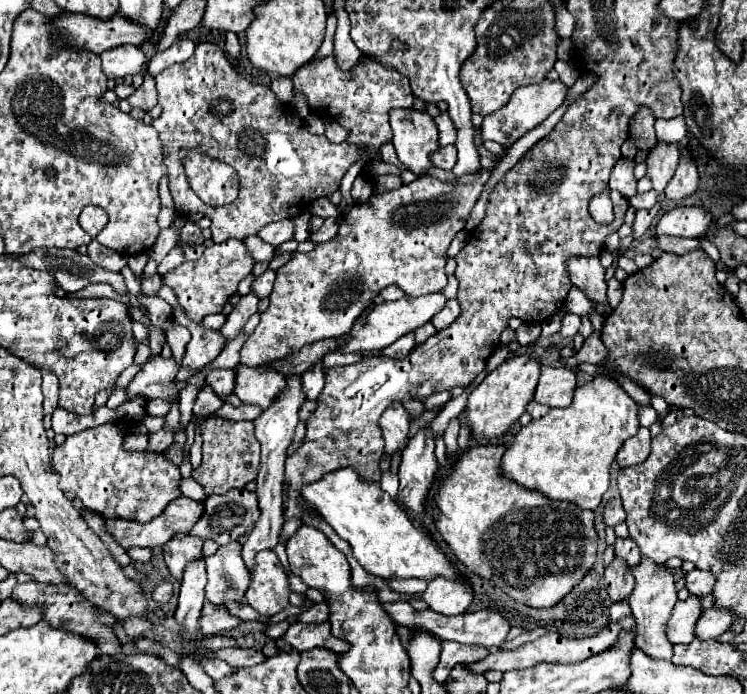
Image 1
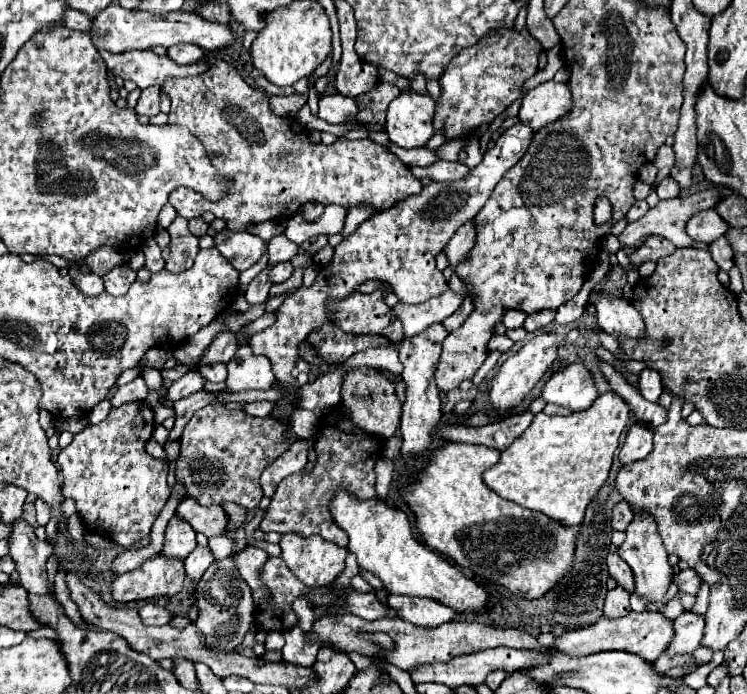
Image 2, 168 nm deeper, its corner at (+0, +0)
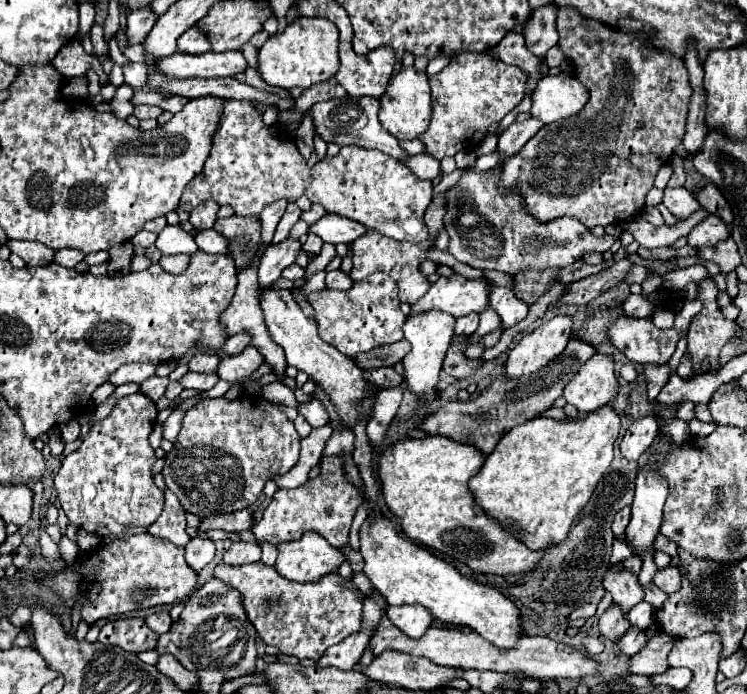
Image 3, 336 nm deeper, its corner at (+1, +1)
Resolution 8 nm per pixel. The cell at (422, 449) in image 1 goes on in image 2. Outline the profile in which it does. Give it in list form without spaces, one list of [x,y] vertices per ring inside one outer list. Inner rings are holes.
[[[431,324],[427,330],[417,334],[415,338],[405,338],[399,344],[399,360],[403,362],[403,382],[407,384],[407,400],[403,404],[403,416],[401,416],[401,438],[403,454],[423,454],[431,446],[433,428],[437,426],[441,418],[441,398],[439,388],[435,384],[435,370],[439,364],[441,354],[441,342],[445,340],[449,332],[443,328],[443,324]]]

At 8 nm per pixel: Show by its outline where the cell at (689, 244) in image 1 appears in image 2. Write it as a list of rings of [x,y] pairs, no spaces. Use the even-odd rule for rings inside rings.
[[[651,236],[651,238],[645,238],[643,244],[635,252],[629,254],[629,262],[635,268],[639,268],[645,262],[657,262],[659,258],[673,254],[673,252],[675,252],[673,242],[667,242],[665,238],[659,238],[659,236]]]

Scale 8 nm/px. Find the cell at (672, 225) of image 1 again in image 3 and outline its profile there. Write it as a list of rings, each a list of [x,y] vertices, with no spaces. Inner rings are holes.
[[[708,215],[704,221],[700,221],[696,227],[692,227],[692,231],[688,235],[688,245],[692,245],[692,247],[716,245],[718,241],[724,241],[728,235],[730,235],[730,231],[722,223],[722,219],[716,215]]]

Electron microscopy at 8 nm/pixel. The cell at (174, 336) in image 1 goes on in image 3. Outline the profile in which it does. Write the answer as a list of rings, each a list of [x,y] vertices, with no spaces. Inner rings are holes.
[[[154,375],[154,377],[150,377],[148,381],[144,381],[144,383],[140,385],[140,391],[156,403],[158,399],[162,399],[168,383],[170,383],[168,377],[158,377],[158,375]]]

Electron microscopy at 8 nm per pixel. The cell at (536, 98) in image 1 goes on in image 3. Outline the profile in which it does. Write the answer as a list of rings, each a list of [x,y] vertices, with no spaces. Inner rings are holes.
[[[560,73],[556,77],[546,75],[532,93],[530,115],[546,125],[576,115],[586,101],[588,91],[572,73]]]

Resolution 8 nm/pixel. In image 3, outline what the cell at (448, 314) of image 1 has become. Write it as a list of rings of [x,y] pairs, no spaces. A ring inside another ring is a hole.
[[[468,313],[466,317],[456,319],[456,333],[458,335],[472,335],[478,327],[478,313]]]

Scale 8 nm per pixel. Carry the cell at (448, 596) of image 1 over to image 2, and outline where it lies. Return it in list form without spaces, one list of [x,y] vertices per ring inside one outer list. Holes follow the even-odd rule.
[[[389,594],[387,600],[389,606],[397,612],[397,618],[407,620],[421,628],[433,628],[433,626],[445,624],[455,616],[455,610],[431,598],[411,598],[411,596]]]

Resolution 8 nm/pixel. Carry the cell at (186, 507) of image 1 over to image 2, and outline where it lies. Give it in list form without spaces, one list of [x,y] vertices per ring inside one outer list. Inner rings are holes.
[[[191,498],[181,500],[177,514],[185,518],[195,532],[203,532],[205,536],[221,536],[227,528],[227,512],[221,506],[199,506]]]

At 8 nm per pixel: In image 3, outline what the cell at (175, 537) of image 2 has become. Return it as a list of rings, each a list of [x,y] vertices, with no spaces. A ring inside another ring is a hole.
[[[162,473],[154,476],[154,483],[165,494],[164,511],[162,515],[148,527],[148,531],[156,537],[168,539],[178,547],[184,547],[190,537],[186,533],[186,519],[184,519],[184,509],[178,501],[178,497],[174,497],[174,493],[165,487],[164,477]]]

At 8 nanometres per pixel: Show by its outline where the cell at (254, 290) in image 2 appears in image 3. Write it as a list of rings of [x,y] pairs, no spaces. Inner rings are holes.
[[[286,239],[278,245],[270,245],[258,265],[258,285],[260,289],[268,289],[286,269],[288,265],[294,263],[296,255],[300,253],[300,243],[294,239]]]

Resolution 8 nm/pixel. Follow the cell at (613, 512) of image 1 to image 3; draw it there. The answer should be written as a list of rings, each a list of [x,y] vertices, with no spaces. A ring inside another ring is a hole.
[[[624,507],[624,509],[620,509],[620,511],[616,513],[616,517],[614,517],[614,523],[612,523],[614,535],[624,535],[624,529],[626,529],[628,521],[630,521],[630,507]]]

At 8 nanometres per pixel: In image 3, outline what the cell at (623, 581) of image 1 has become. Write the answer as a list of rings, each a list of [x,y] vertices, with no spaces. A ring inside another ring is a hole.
[[[610,605],[602,617],[600,617],[600,623],[598,623],[598,629],[604,637],[608,637],[610,641],[616,641],[618,637],[622,637],[622,633],[626,633],[626,629],[630,627],[630,621],[628,621],[628,615],[622,613],[622,609],[618,609],[618,605]]]

